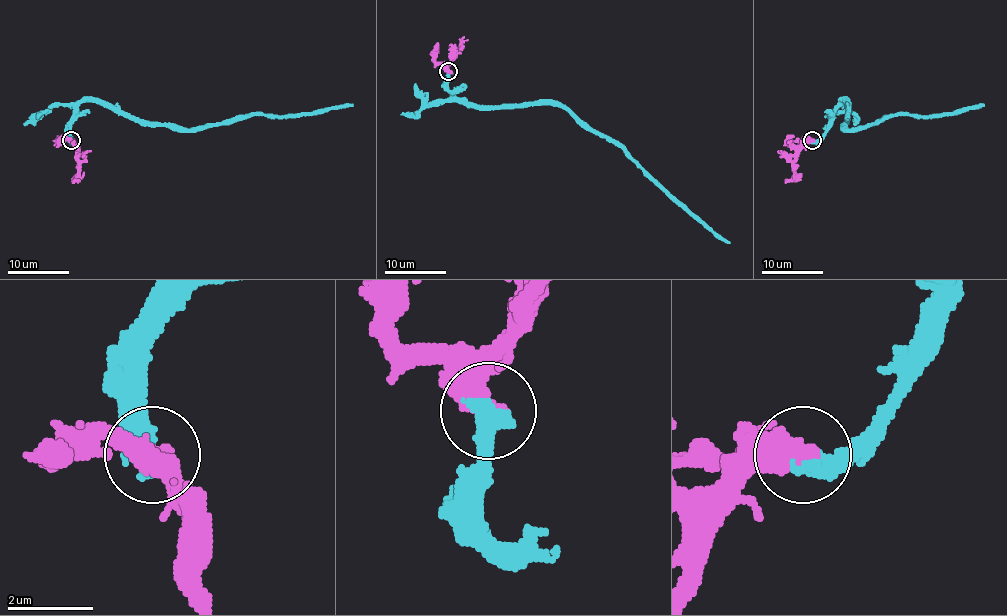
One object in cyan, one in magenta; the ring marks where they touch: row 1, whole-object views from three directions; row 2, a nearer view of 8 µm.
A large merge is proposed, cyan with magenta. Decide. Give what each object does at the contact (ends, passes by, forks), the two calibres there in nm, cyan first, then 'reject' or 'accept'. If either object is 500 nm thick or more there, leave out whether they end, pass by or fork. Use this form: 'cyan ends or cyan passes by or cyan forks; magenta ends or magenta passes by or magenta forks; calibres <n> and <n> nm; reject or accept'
calibres 550 and 600 nm; accept

